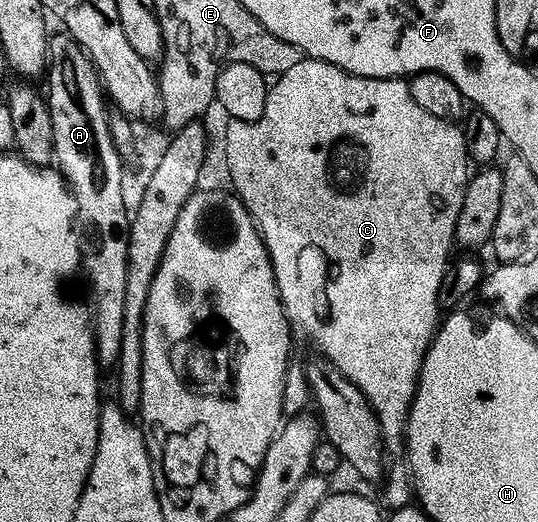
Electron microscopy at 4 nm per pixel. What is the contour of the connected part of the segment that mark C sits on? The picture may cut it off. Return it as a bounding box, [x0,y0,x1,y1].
[227,58,469,455]

